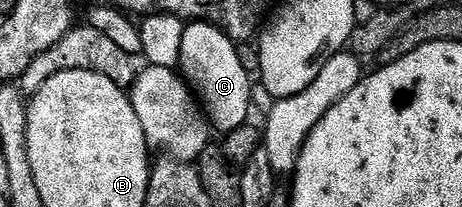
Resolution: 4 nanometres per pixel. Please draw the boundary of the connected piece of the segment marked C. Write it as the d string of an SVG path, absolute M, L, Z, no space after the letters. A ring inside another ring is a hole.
M194 21L186 24L181 30L181 60L179 62L179 72L185 79L186 85L193 90L193 96L203 106L210 126L219 131L218 134L224 135L243 127L250 120L249 108L254 108L253 99L254 82L251 74L243 71L243 63L239 63L237 45L219 27L215 27L206 21Z

